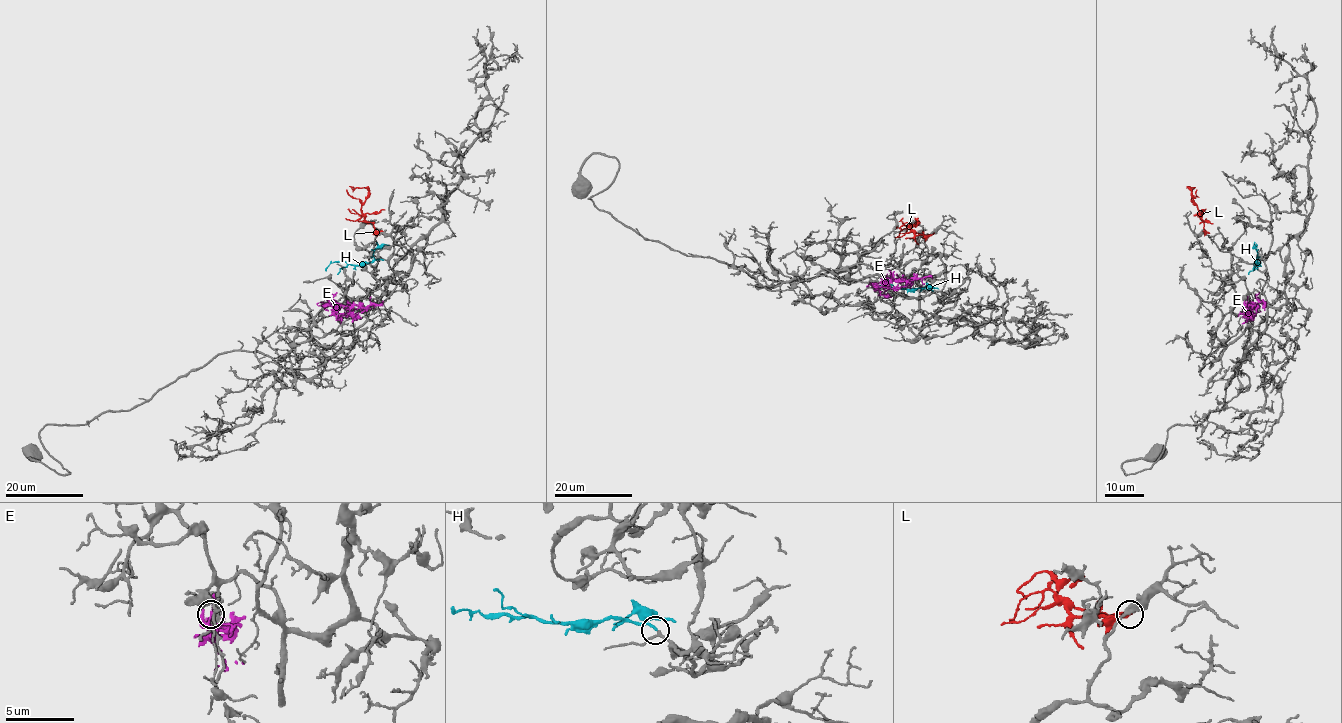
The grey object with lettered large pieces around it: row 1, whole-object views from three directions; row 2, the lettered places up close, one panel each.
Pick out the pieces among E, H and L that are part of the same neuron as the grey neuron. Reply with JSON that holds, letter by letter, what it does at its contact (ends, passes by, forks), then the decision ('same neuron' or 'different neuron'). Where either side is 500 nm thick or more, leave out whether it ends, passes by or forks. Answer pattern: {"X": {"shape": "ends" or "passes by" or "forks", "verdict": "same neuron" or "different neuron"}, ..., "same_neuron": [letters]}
{"E": {"shape": "ends", "verdict": "different neuron"}, "H": {"shape": "ends", "verdict": "same neuron"}, "L": {"shape": "ends", "verdict": "different neuron"}, "same_neuron": ["H"]}

